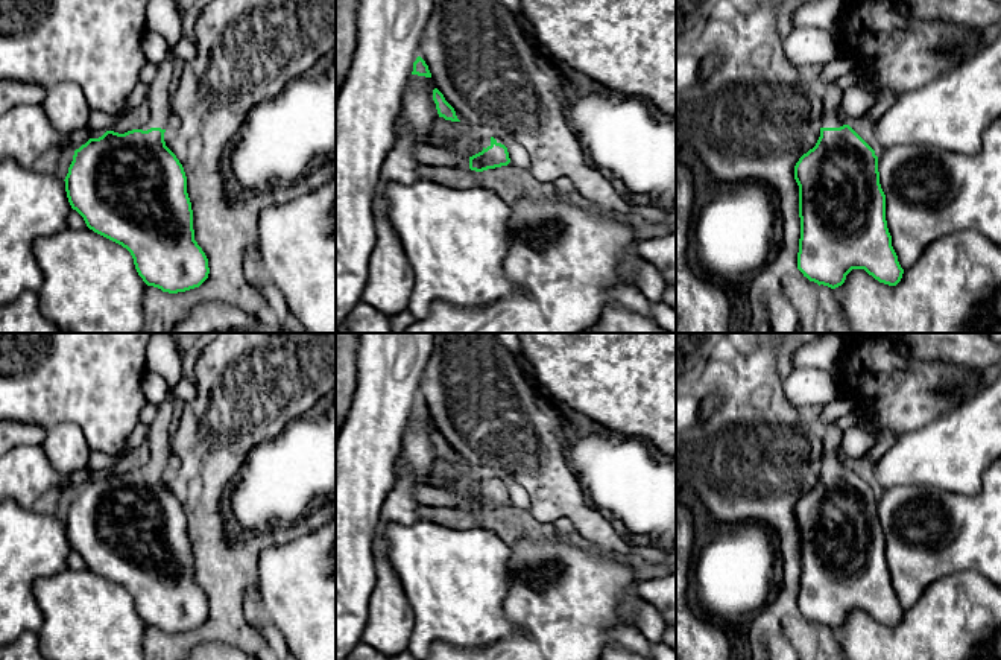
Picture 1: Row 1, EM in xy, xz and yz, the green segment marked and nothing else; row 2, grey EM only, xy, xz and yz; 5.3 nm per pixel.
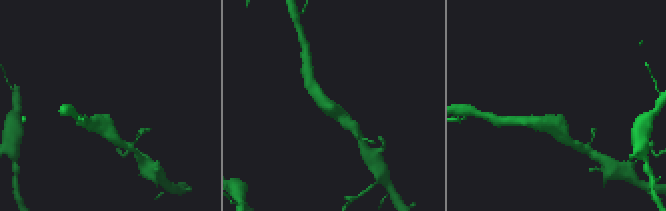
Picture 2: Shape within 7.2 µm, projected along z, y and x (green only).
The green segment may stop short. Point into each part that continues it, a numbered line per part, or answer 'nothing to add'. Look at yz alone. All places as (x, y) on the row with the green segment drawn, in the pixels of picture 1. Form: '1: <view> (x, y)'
1: yz (830, 95)

